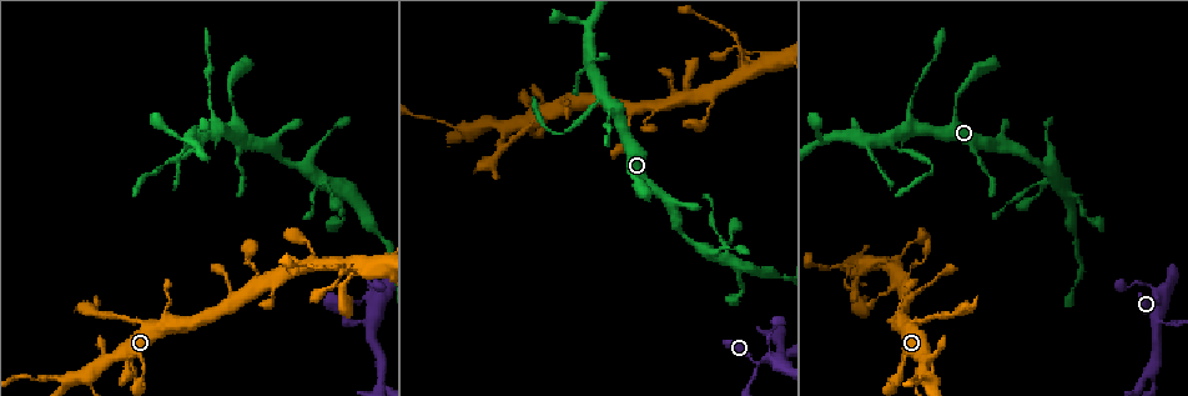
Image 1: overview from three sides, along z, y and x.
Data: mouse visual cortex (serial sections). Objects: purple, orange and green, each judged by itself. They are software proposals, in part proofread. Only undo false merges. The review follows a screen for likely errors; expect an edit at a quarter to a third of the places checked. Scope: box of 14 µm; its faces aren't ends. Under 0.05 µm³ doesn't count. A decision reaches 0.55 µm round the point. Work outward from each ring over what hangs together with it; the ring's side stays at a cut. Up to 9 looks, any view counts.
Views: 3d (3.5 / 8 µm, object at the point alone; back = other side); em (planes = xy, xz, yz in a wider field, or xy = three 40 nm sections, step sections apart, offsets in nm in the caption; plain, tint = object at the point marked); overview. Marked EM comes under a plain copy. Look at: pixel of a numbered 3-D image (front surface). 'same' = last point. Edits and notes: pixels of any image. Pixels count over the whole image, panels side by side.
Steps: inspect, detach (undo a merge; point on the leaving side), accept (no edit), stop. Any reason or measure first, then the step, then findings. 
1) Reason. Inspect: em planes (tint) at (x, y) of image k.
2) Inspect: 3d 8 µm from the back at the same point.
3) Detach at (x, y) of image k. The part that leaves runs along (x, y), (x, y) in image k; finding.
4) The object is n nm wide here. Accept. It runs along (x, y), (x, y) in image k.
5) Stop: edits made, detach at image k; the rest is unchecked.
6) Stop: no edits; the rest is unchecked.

A narrow waist. Inspect: 3d 3.5 µm at (33, 380) of image 1.

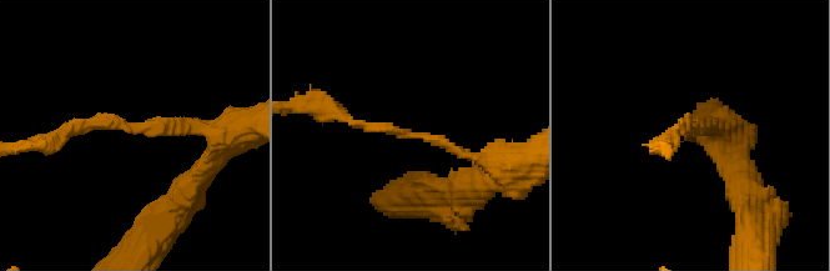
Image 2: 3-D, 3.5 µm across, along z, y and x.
Inspect: em xy step 1 (tint) at (130, 133) of image 2.

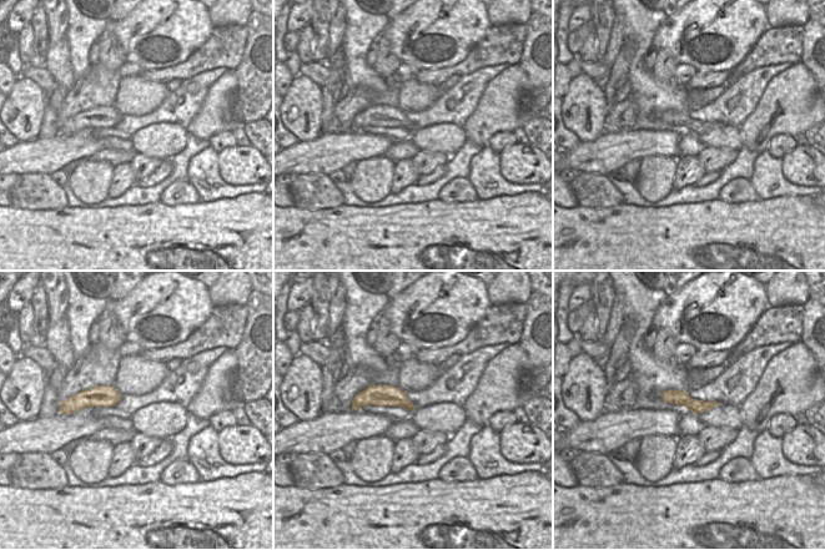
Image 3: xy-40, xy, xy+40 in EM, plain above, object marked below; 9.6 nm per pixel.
The arms are 150, 150 nm wide. Accept. It runs along (664, 395), (710, 404) in image 3; one cell here.

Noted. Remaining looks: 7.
Four or more arms meet. Inspect: 3d 8 µm at (1158, 299) of image 1.

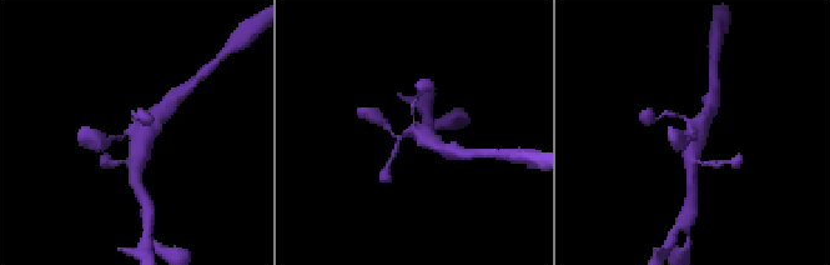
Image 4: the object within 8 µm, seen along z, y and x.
Zoom in. Inspect: 3d 3.5 µm at (418, 134) of image 4.

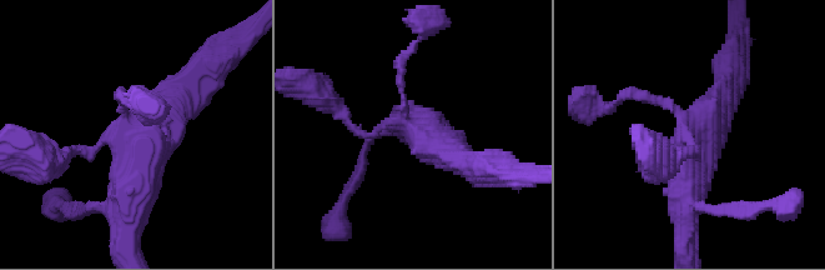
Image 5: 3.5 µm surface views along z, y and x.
Accept. It runs along (678, 153), (697, 149), (684, 226) in image 5; all the same cell.

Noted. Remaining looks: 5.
Branch point. Inspect: 3d 8 µm at (341, 265) of image 1.

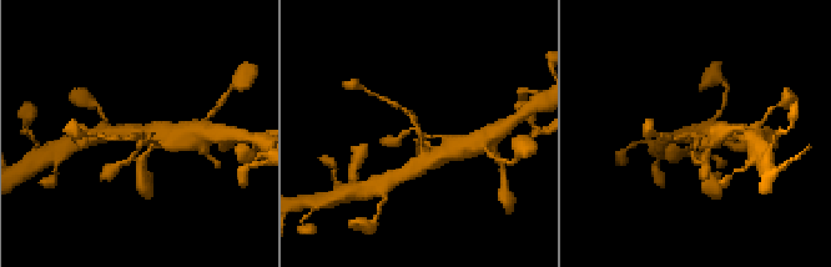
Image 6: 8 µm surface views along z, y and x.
Inspect: 3d 3.5 µm at (697, 139) of image 6.

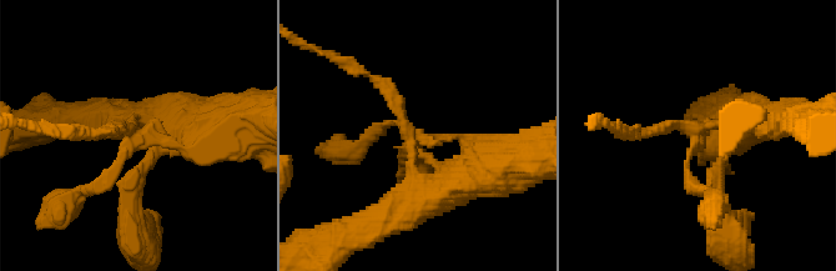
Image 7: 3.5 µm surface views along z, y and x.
3 arms meet here; the arms are 150, 150, 350 nm wide; now the EM. Inspect: em xy step 2 (tint) at (410, 135) of image 7.

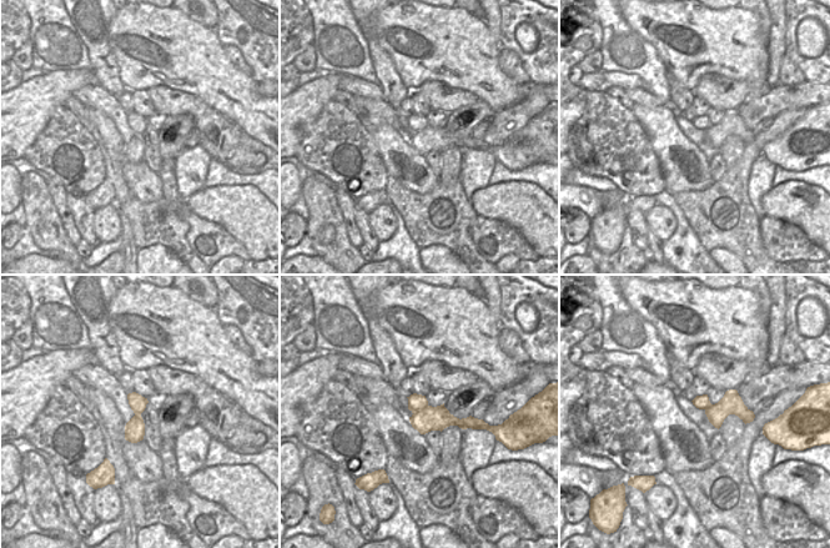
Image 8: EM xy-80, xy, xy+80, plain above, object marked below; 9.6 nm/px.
Accept. It runs along (396, 207), (414, 195), (411, 134), (364, 74) in image 7; one cell here.

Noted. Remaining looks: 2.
Inspect: 3d 3.5 µm at (910, 107) of image 1.

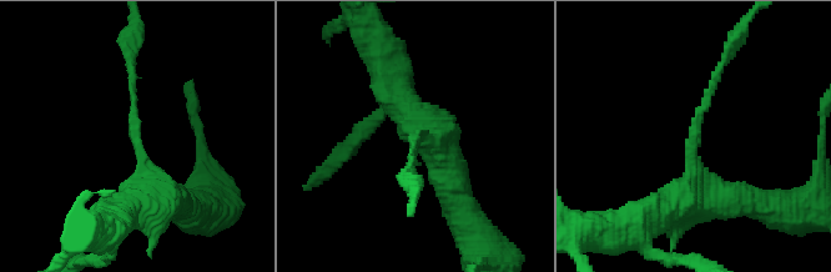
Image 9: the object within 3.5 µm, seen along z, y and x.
The arms are 100, 450 nm wide; need the tissue. Inspect: em xy step 2 (tint) at (137, 134) of image 9.

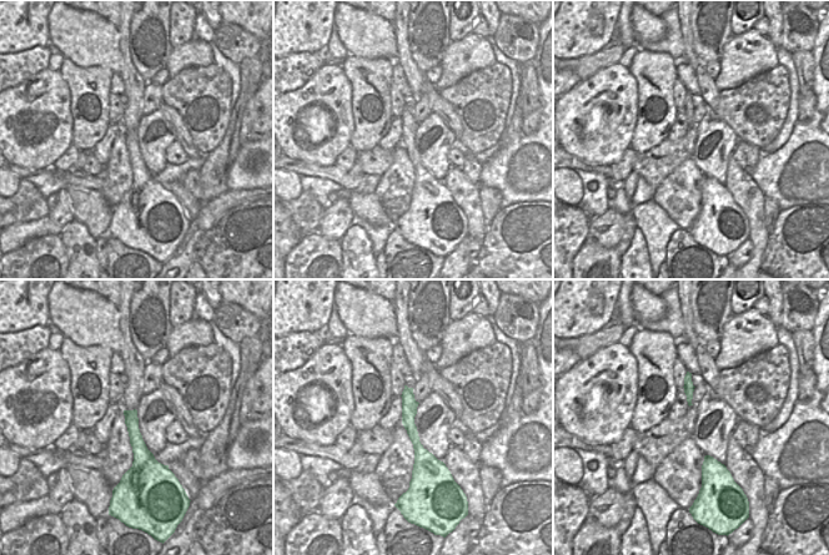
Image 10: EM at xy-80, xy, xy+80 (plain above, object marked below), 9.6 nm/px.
Accept. It runs along (161, 200), (135, 142), (131, 58) in image 9; all the same cell.

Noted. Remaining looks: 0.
Stop: no edits; the rest is unchecked.

